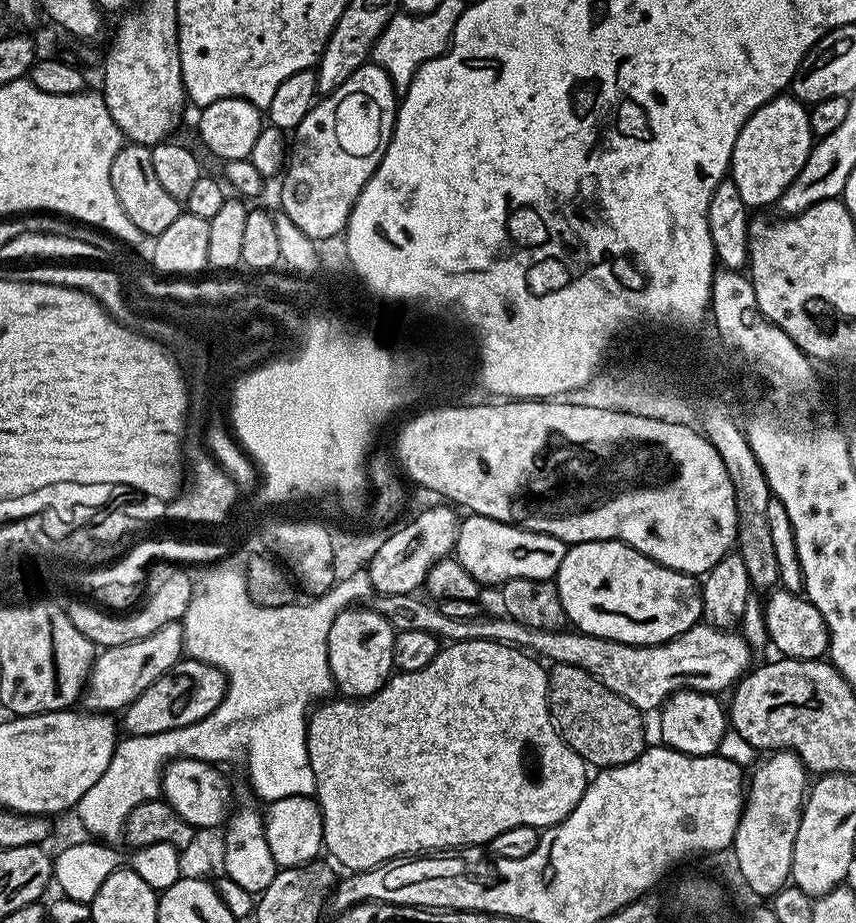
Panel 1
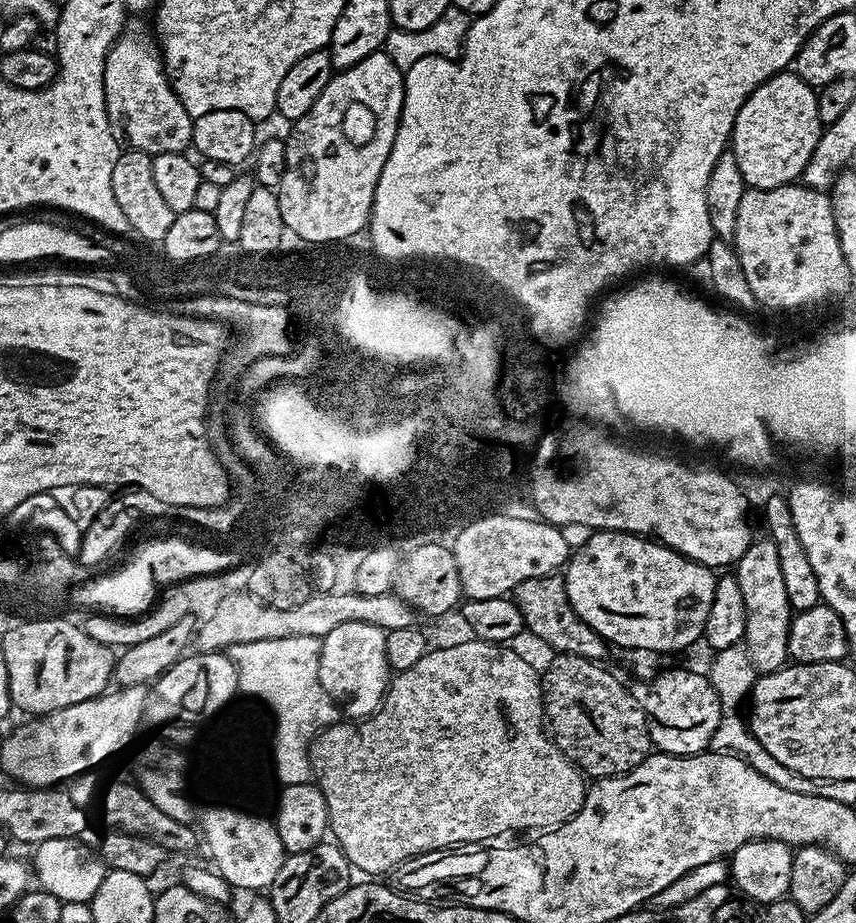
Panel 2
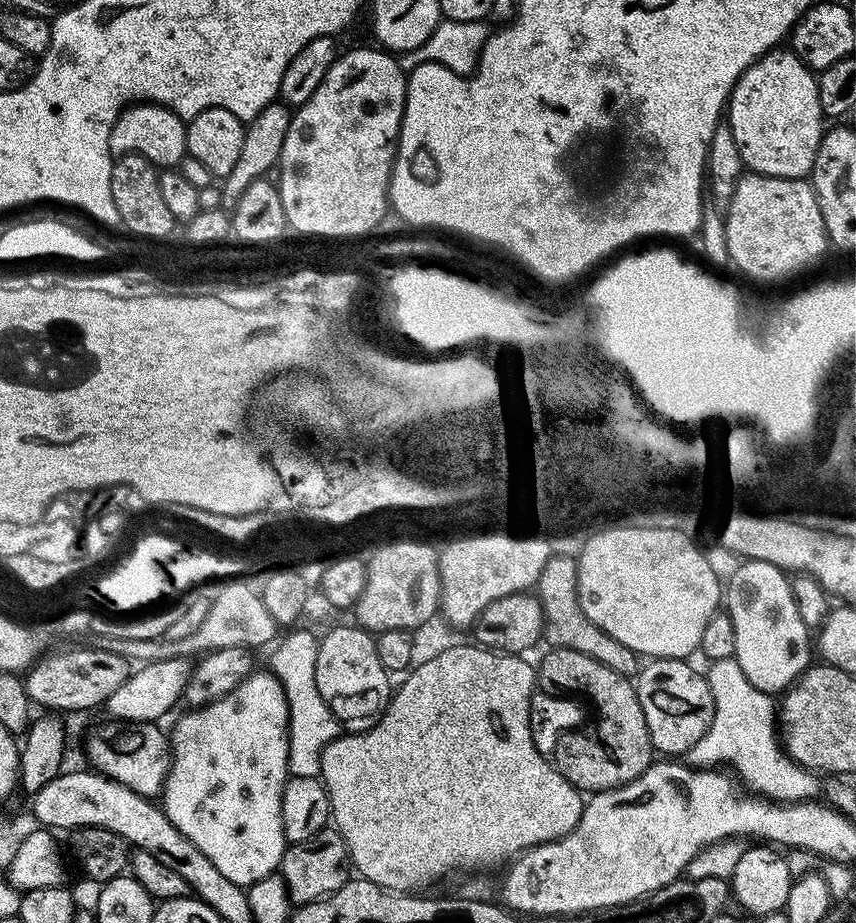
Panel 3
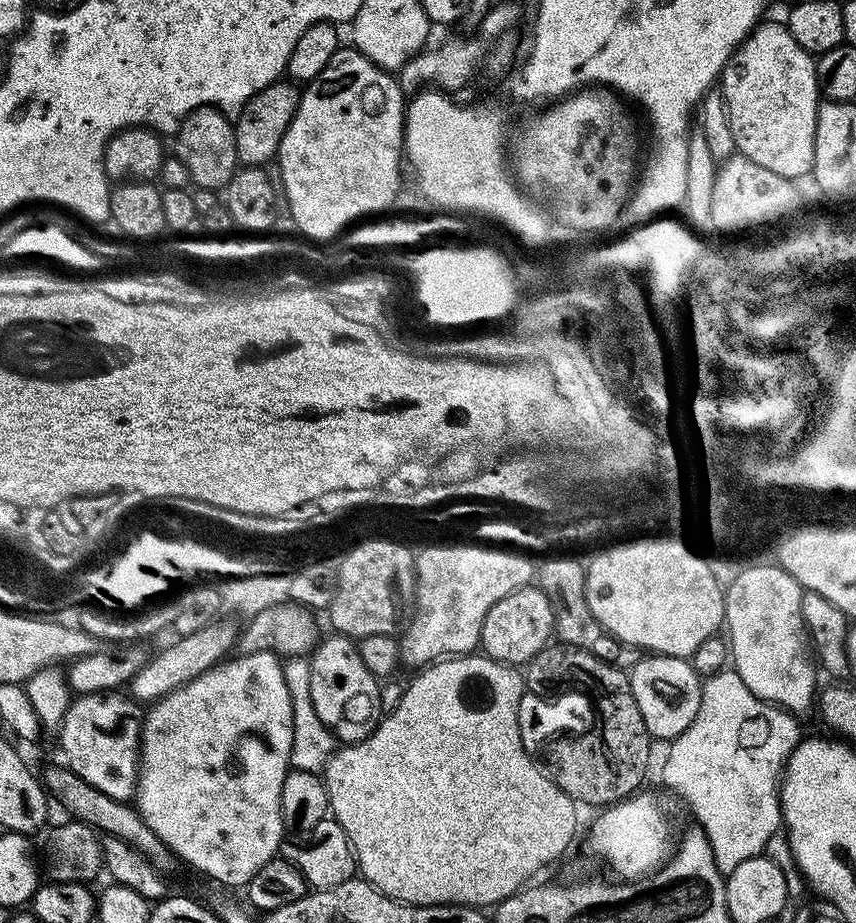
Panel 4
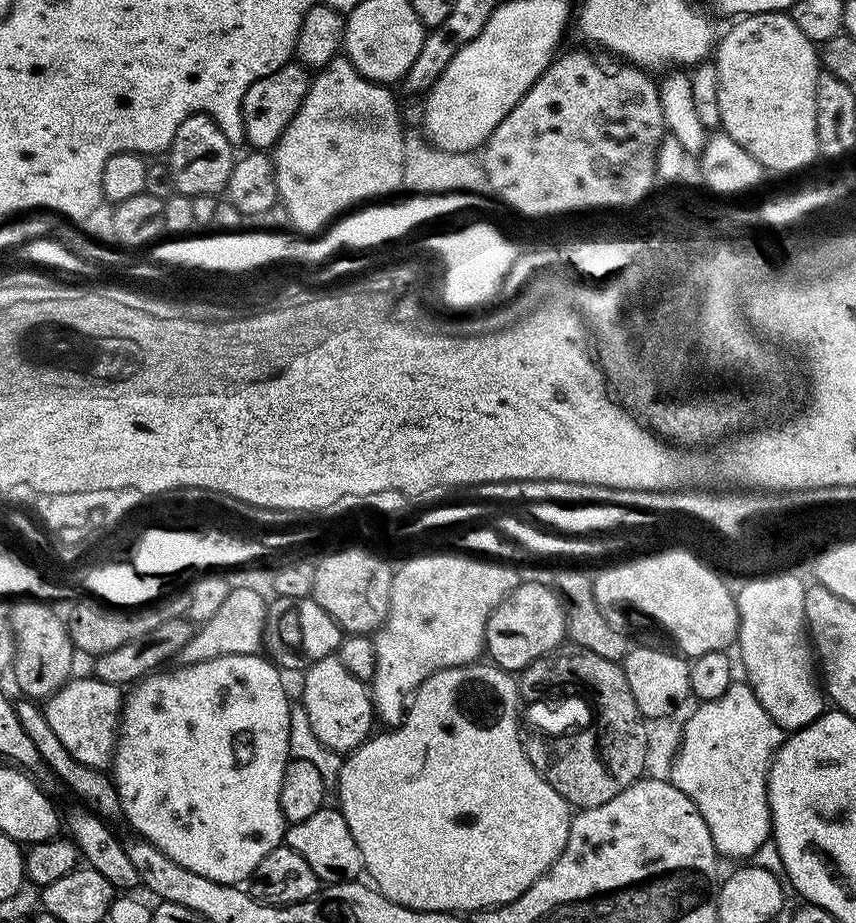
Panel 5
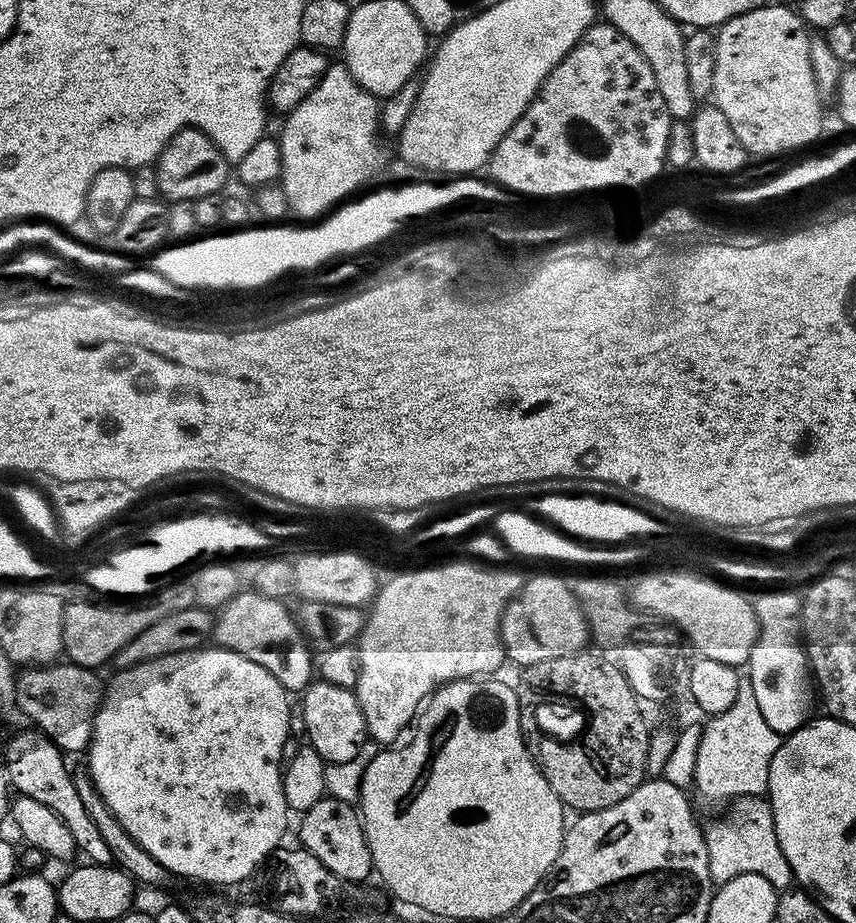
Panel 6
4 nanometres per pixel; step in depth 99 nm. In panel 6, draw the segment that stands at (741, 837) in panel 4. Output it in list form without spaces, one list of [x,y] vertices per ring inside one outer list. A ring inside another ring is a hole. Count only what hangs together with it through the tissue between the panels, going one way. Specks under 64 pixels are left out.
[[[741,682],[738,686],[738,698],[734,698],[734,706],[730,706],[730,710],[722,710],[722,714],[711,717],[703,725],[697,750],[697,764],[692,774],[695,790],[700,791],[704,800],[733,802],[740,797],[763,797],[768,791],[770,762],[780,748],[781,739],[781,733],[770,730],[766,718],[762,718],[762,710],[758,710],[758,698],[754,698],[754,686]]]

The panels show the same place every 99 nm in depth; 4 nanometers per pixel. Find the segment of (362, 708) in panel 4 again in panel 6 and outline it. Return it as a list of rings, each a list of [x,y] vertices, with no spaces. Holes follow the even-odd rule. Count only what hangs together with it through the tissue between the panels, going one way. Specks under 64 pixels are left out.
[[[322,678],[303,689],[304,701],[298,708],[298,716],[304,719],[304,732],[308,735],[307,743],[324,759],[325,764],[350,762],[364,749],[369,739],[366,718],[358,702],[355,691],[342,686],[334,686]]]

